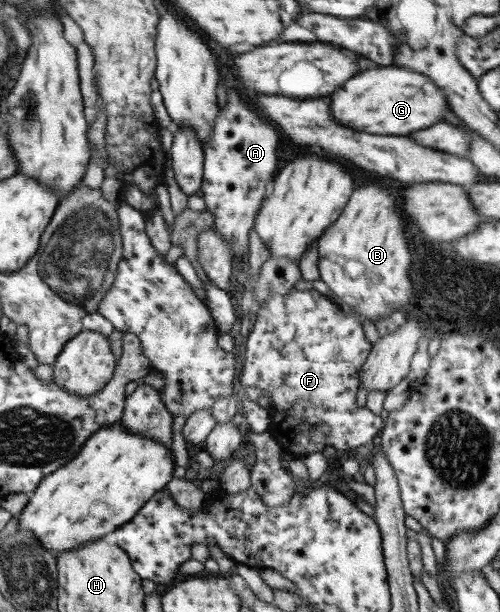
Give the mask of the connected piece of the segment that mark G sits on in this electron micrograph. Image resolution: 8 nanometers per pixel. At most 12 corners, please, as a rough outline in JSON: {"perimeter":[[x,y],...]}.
{"perimeter":[[363,72],[331,94],[339,124],[407,136],[453,111],[429,77]]}

